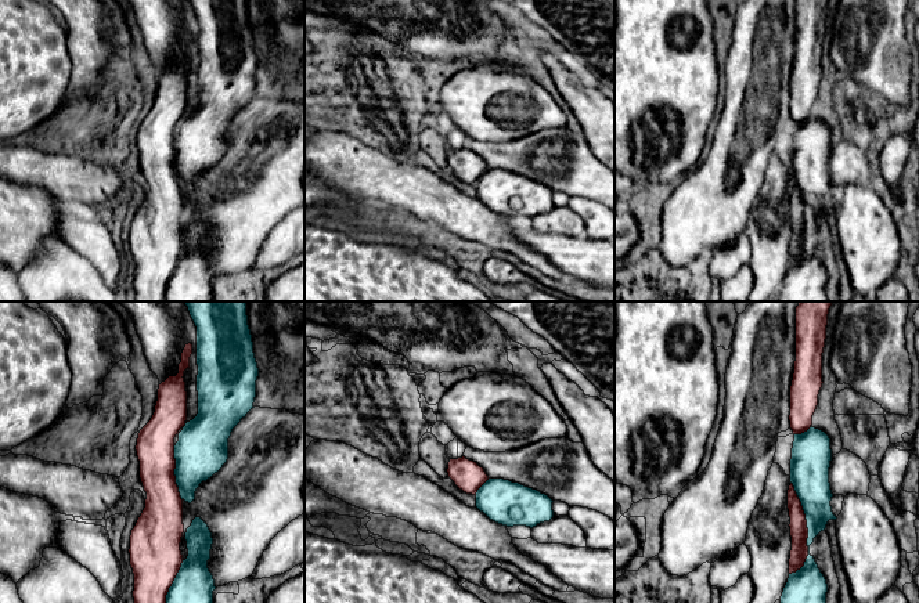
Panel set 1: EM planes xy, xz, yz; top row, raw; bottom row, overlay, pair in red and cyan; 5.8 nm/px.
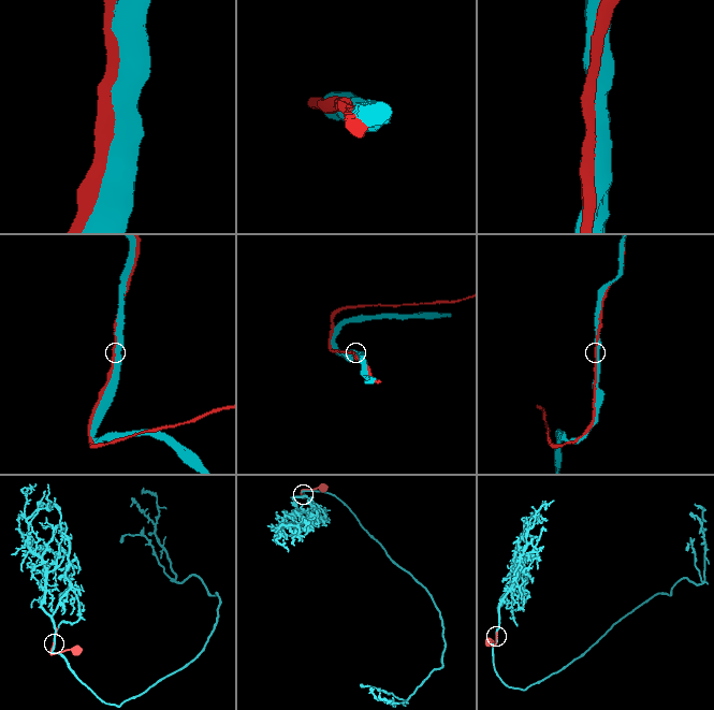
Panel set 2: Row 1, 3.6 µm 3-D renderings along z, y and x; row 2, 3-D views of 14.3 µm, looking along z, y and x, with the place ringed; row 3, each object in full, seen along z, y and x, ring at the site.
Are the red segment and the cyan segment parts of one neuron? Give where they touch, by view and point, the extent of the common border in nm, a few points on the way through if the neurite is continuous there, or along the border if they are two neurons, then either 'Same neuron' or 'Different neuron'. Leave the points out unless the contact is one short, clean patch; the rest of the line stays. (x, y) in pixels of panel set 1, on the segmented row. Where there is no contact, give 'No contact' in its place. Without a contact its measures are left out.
Touches red at yz (807, 530). Shared border 550 nm. Same neuron

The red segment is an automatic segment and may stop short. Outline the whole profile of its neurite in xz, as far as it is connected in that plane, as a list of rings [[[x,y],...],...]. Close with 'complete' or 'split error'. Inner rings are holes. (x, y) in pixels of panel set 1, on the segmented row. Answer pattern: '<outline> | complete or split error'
[[[465,456],[450,459],[447,473],[460,490],[475,495],[476,508],[498,524],[507,527],[526,526],[533,528],[537,524],[549,521],[554,517],[554,501],[548,495],[519,483],[512,483],[504,479],[490,479],[483,467]]] | split error

